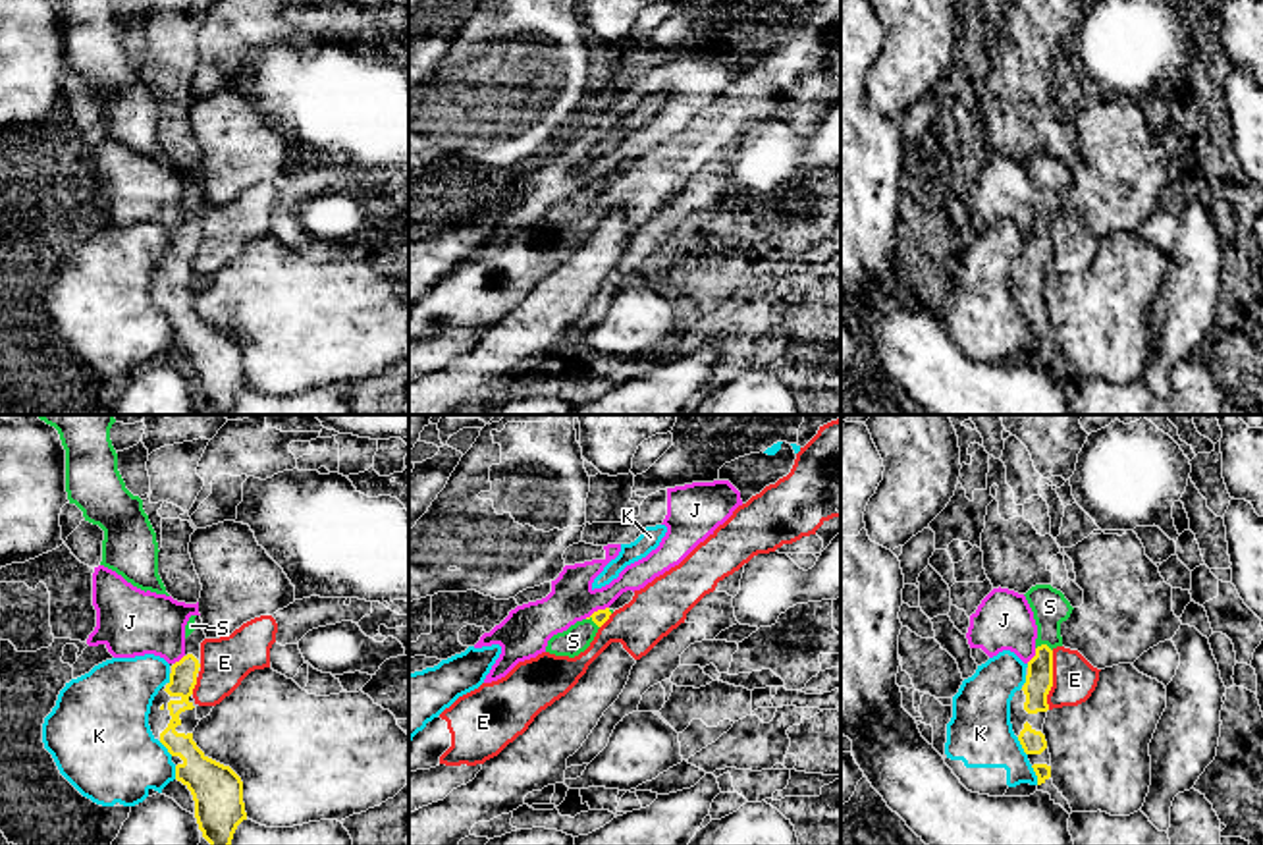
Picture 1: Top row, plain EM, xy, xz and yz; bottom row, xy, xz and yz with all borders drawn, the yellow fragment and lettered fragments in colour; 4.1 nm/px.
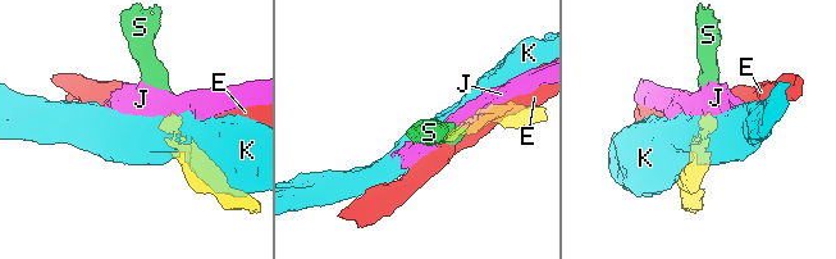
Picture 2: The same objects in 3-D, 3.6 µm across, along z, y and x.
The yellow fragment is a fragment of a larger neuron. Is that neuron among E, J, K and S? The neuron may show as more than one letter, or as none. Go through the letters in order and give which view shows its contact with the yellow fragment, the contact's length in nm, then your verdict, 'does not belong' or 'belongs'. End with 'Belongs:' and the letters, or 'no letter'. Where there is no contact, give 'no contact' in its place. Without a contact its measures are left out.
E: contact in yz; length 240 nm; does not belong
J: contact in xz; length 120 nm; does not belong
K: contact in yz; length 90 nm; does not belong
S: contact in yz; length 70 nm; belongs
Belongs: S

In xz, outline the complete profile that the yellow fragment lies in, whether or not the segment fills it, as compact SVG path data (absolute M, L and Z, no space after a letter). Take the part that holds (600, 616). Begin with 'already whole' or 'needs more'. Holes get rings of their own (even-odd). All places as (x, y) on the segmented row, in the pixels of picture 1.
needs more; M598 610L588 619L577 621L567 631L553 635L548 641L546 652L555 656L575 658L584 652L594 641L598 629L609 619L613 610Z

